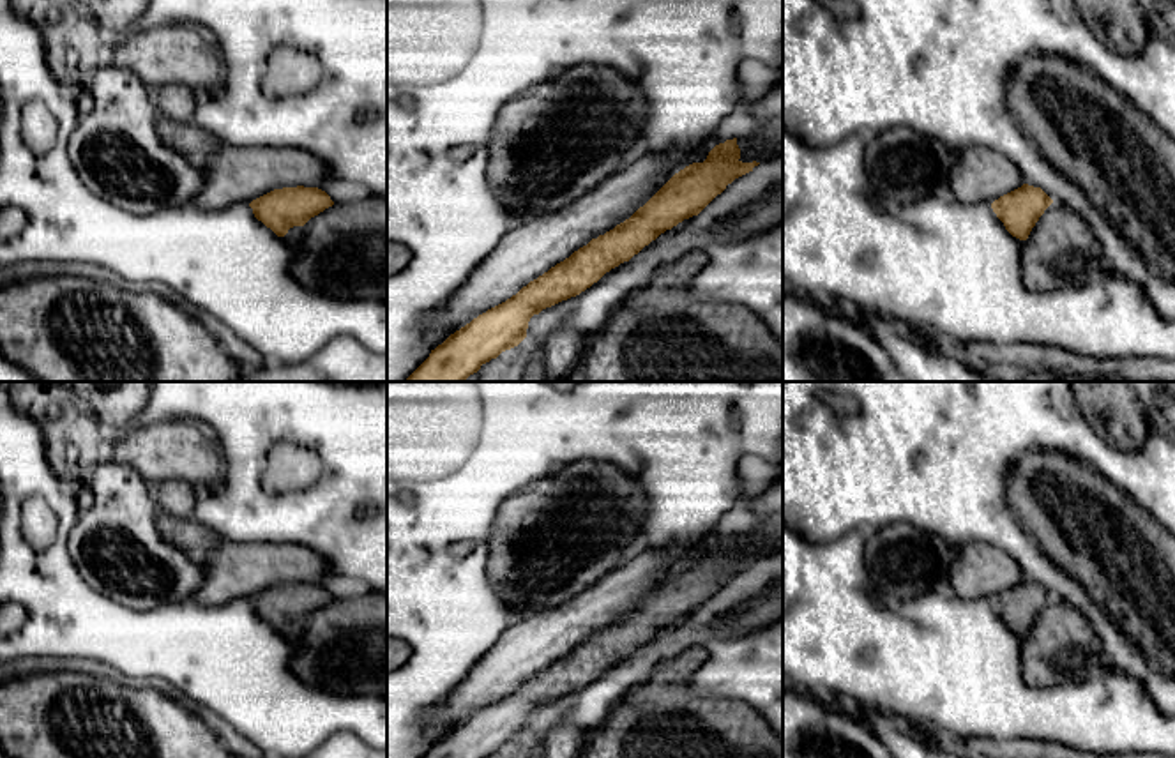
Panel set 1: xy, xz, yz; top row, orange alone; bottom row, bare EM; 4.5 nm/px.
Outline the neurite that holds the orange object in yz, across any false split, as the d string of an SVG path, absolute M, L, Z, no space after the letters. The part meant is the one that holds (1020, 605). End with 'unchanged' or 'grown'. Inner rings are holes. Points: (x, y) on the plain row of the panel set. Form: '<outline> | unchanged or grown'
M1023 580L995 595L991 604L1012 633L1027 636L1051 599L1053 595L1041 583Z | unchanged

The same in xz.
M737 534L716 541L703 558L675 569L643 603L613 625L488 705L431 746L424 758L489 758L527 733L534 710L580 691L606 668L684 615L698 611L728 580L760 558L742 558Z | unchanged

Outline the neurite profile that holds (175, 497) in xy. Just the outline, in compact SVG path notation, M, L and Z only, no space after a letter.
M178 479L152 484L152 496L159 511L180 518L193 518L198 500L194 488Z

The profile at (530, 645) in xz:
M714 534L691 546L640 551L569 603L511 625L429 716L428 724L451 731L505 698L592 634L629 615L675 569L703 558L724 537Z

